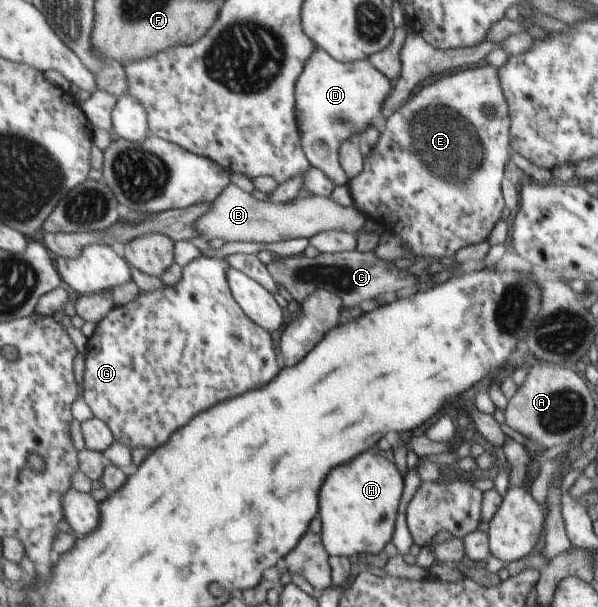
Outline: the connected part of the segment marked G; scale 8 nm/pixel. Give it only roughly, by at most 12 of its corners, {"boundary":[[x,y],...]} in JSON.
{"boundary":[[226,258],[114,306],[82,397],[155,450],[279,373]]}

